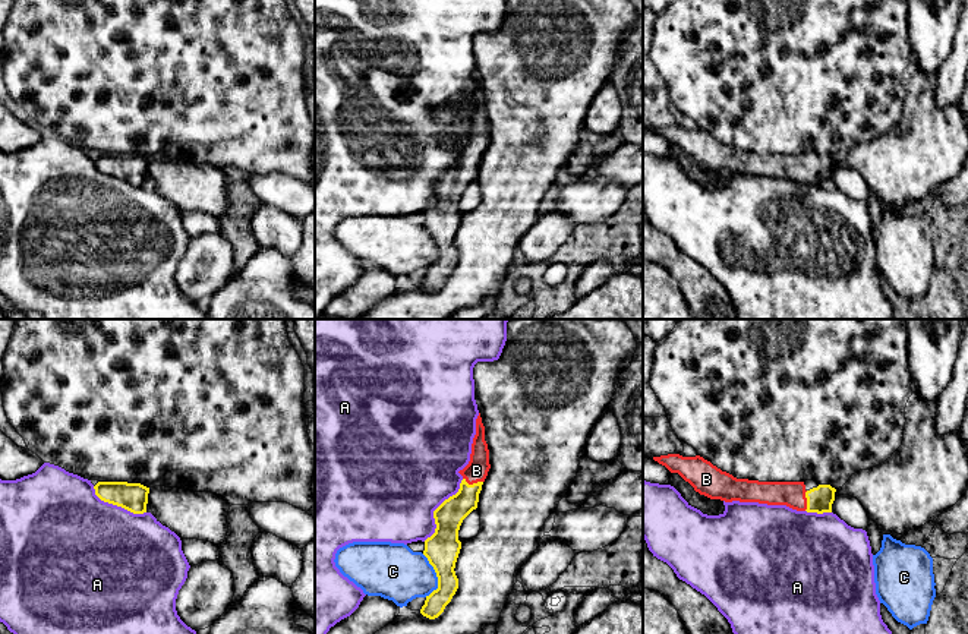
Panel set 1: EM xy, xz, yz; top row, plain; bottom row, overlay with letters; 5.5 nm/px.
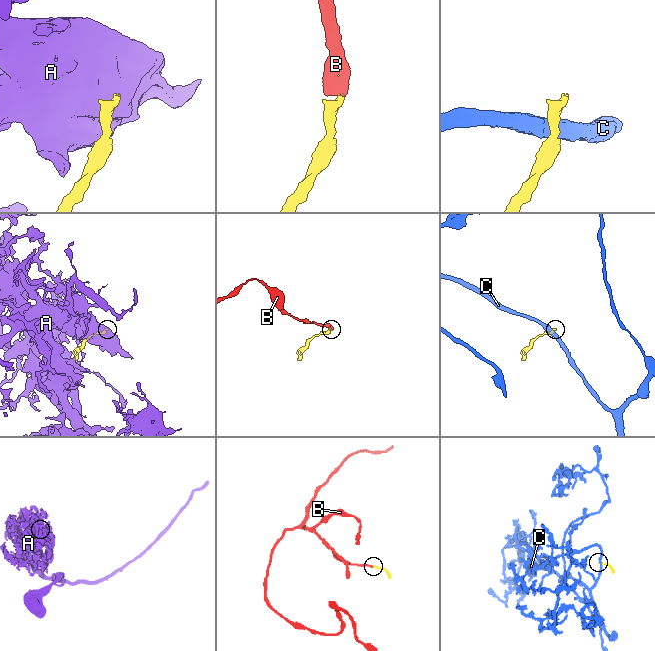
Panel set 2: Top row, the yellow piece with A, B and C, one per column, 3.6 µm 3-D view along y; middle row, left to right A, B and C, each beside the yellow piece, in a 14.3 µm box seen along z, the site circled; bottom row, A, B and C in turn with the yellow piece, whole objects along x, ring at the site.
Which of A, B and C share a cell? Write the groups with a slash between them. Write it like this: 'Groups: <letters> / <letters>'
Groups: A / B / C

